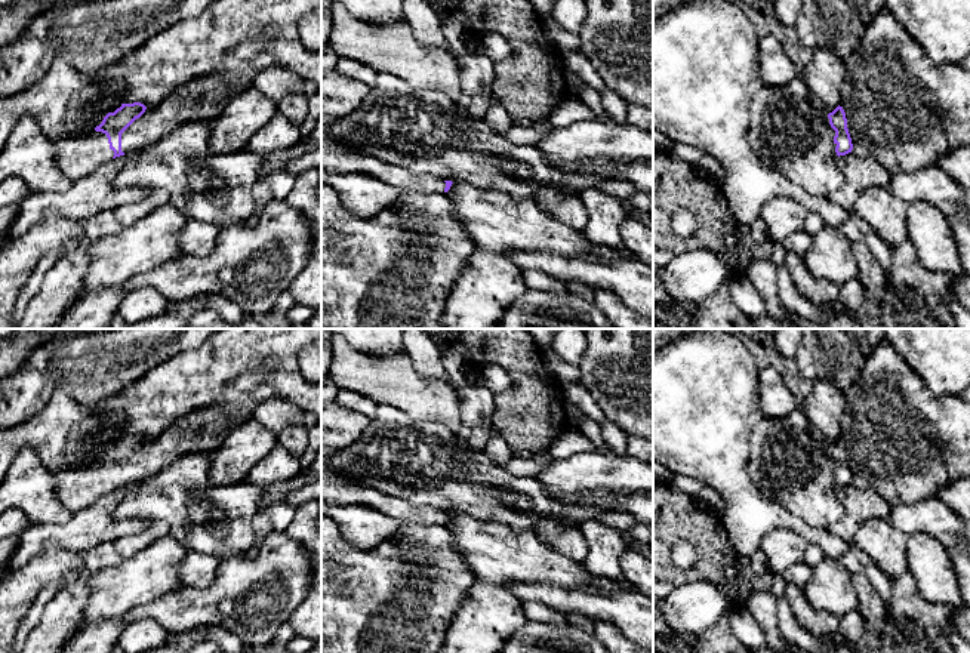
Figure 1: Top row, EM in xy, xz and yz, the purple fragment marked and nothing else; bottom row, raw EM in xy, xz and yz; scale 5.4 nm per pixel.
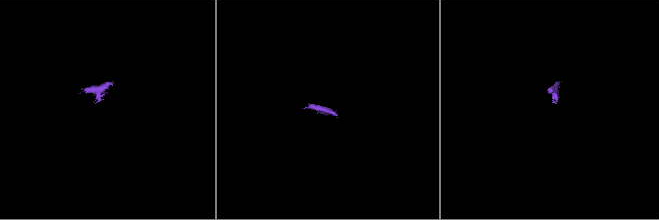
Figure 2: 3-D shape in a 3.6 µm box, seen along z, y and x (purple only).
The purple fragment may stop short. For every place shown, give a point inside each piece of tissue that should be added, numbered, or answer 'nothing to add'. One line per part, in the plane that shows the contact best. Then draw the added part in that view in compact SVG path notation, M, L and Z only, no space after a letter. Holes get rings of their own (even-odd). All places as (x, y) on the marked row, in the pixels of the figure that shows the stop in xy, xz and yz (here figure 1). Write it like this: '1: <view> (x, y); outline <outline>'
1: xy (203, 99); outline M215 73L179 86L167 99L136 118L121 133L121 151L133 153L175 133L184 123L212 124L225 111L228 99L227 74Z
2: xy (77, 156); outline M102 132L53 139L50 144L56 163L71 181L95 172L101 164L114 157L108 138Z

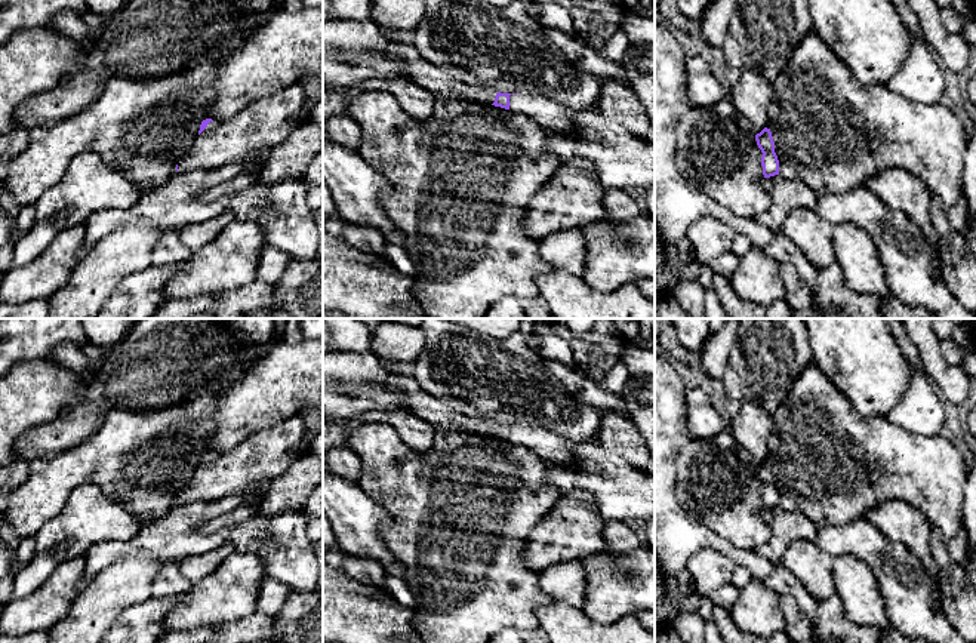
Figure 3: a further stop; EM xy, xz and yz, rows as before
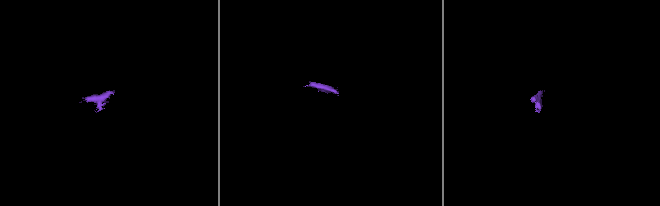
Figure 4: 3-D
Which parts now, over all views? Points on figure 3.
1: xz (425, 74); outline M394 43L387 52L401 62L398 77L416 83L434 96L480 104L495 102L498 93L495 89L489 86L471 86L450 77L443 68L422 59L412 44Z
2: xz (553, 116); outline M511 93L509 110L530 117L542 129L555 133L575 133L570 119L576 111L542 95Z

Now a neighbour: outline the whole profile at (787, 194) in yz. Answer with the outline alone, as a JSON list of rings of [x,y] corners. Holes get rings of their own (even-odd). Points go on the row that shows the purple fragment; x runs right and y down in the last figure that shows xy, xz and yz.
[[[775,175],[764,178],[764,190],[772,199],[770,207],[757,216],[757,221],[769,227],[773,231],[779,231],[785,216],[794,209],[813,209],[818,196],[816,193],[800,178],[783,178]]]

